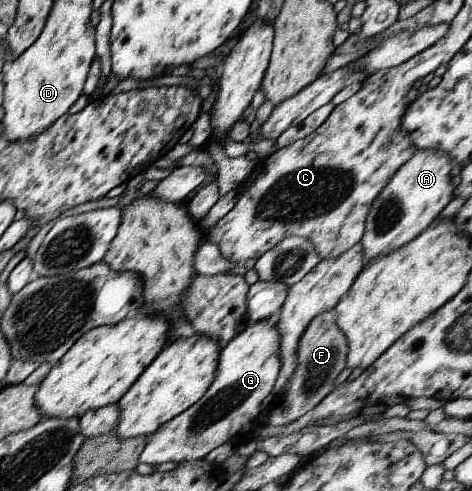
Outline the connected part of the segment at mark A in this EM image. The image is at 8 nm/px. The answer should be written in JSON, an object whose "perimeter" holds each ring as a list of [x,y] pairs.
{"perimeter":[[[435,148],[419,149],[399,168],[387,182],[383,191],[373,200],[368,216],[362,248],[365,264],[379,254],[389,253],[413,241],[422,231],[440,217],[445,206],[454,198],[450,155]]]}

